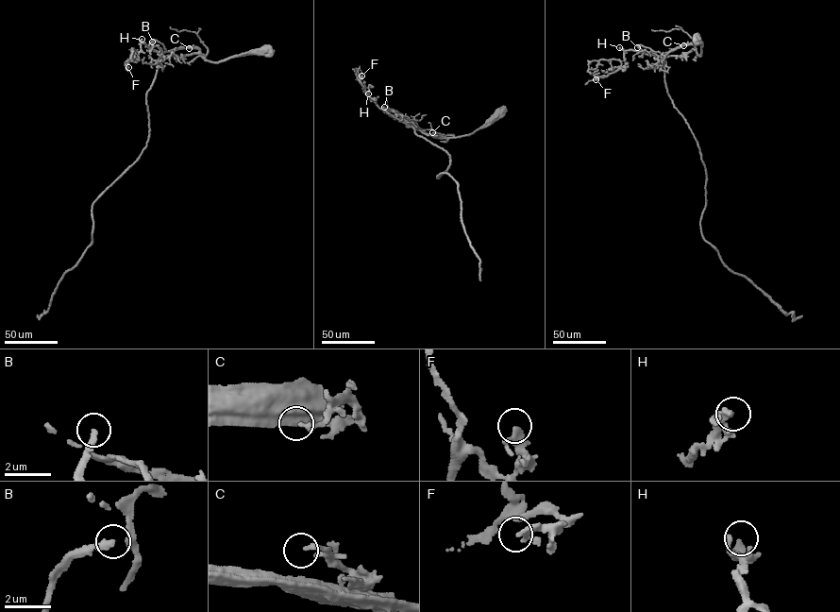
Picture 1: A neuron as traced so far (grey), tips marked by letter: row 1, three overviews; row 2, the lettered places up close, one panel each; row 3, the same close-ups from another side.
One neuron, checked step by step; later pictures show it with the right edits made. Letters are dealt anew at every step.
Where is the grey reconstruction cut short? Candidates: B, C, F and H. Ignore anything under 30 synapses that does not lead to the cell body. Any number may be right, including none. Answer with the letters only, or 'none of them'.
none of them

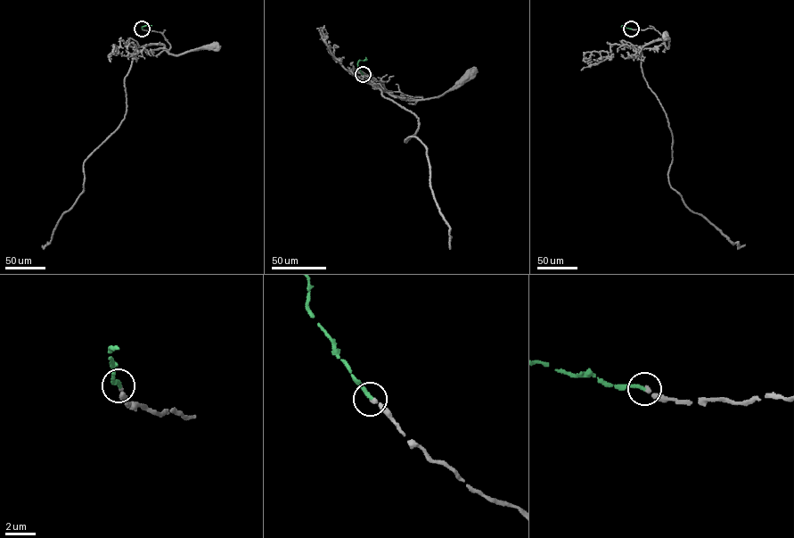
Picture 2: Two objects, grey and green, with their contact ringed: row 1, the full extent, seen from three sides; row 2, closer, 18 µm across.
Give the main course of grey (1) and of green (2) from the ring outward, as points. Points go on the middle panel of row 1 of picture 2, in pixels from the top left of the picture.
1: (363, 74), (381, 87), (426, 99), (438, 97), (452, 90), (470, 72)
2: (363, 74), (357, 62), (365, 60), (365, 57)

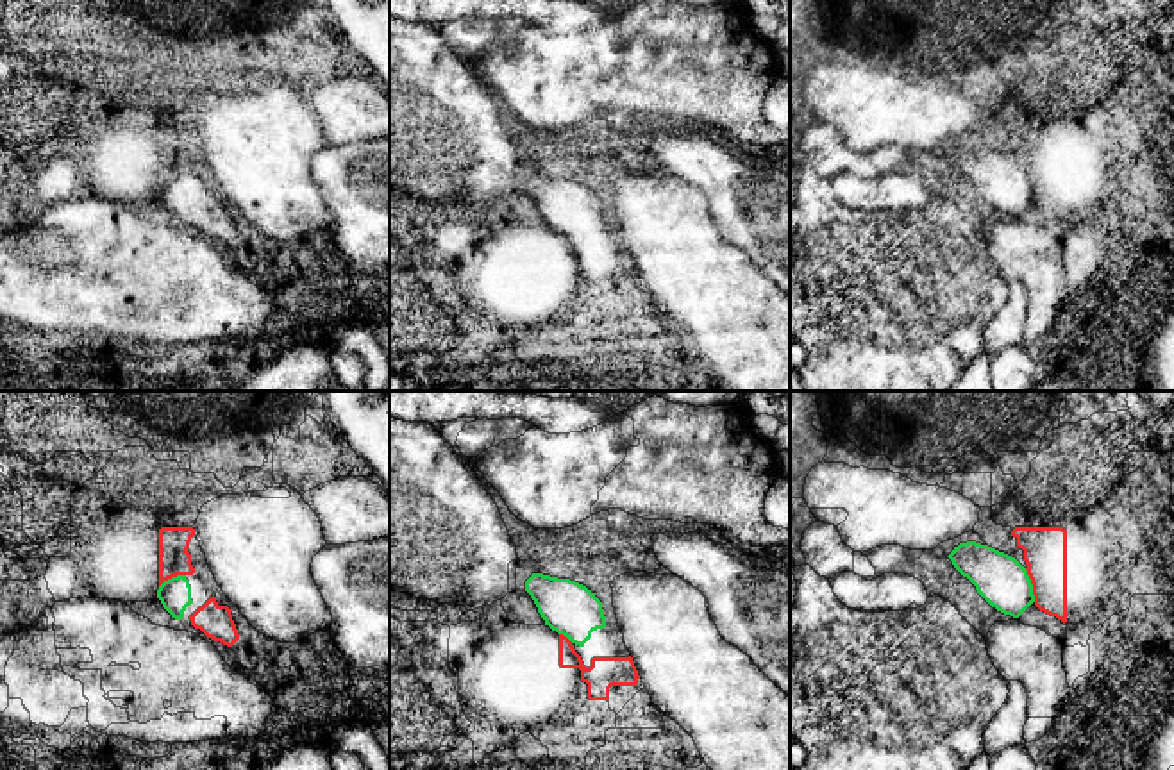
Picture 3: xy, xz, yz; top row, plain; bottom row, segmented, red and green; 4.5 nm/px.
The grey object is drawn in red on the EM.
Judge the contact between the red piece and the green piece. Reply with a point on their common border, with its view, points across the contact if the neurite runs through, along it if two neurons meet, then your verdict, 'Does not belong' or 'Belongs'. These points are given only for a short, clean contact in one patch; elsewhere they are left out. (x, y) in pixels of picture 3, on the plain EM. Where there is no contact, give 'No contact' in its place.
Touches red at yz (1031, 183). Path across: yz (1044, 149), (1044, 170), (1031, 183), (1003, 183), (999, 179). Belongs

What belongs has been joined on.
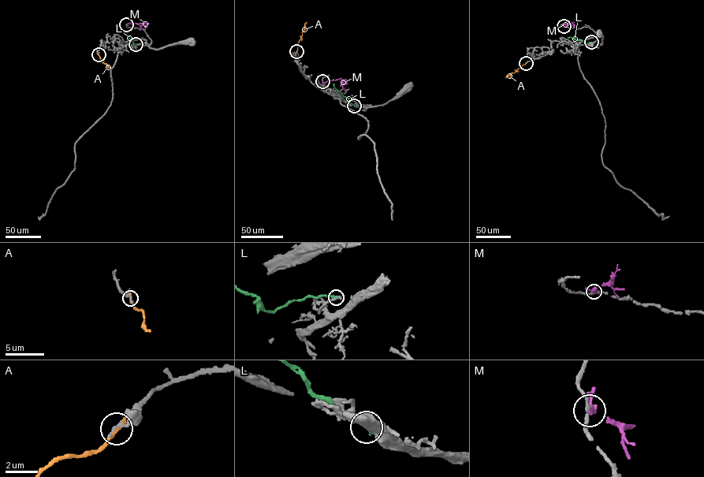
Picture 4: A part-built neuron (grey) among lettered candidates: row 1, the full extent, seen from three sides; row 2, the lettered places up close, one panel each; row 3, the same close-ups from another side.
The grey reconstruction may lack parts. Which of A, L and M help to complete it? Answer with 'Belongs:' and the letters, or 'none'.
Belongs: none

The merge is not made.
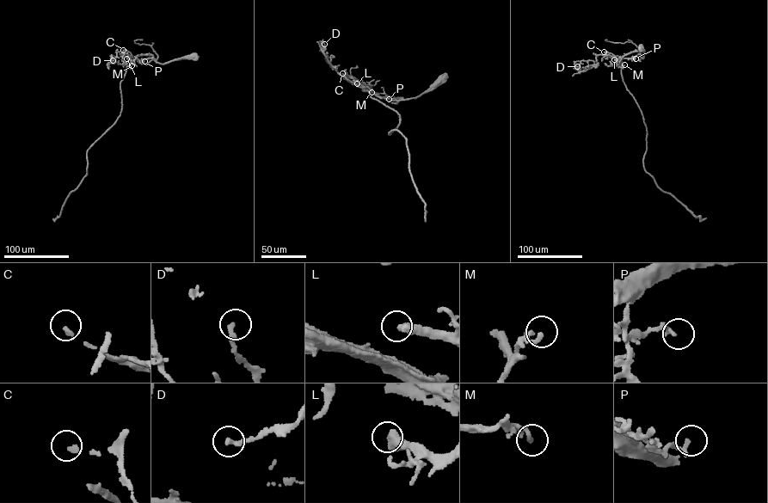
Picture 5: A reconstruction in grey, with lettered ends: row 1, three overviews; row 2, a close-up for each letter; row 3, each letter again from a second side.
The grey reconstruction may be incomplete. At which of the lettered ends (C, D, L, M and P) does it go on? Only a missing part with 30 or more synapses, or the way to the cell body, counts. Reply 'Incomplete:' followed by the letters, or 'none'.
Incomplete: C, L

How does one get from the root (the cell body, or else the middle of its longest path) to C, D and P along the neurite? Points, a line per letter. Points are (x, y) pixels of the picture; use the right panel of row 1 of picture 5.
C: (641, 47), (642, 58), (637, 52), (619, 57), (604, 52)
D: (641, 47), (643, 58), (640, 53), (619, 59), (599, 54), (596, 67), (590, 60), (582, 60), (577, 66)
P: (641, 47), (643, 58), (640, 53), (635, 58)

